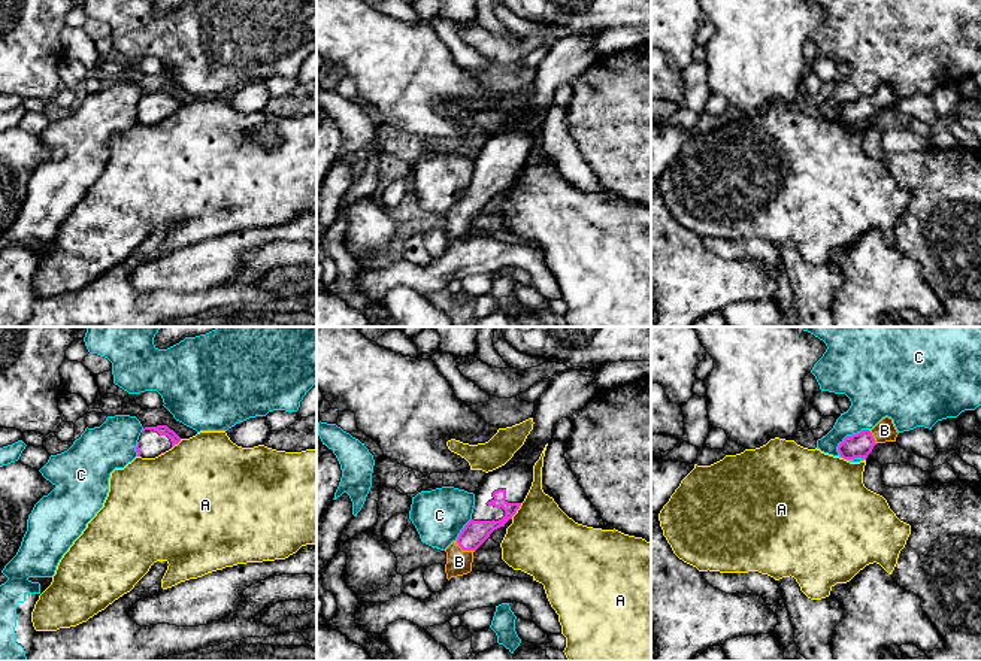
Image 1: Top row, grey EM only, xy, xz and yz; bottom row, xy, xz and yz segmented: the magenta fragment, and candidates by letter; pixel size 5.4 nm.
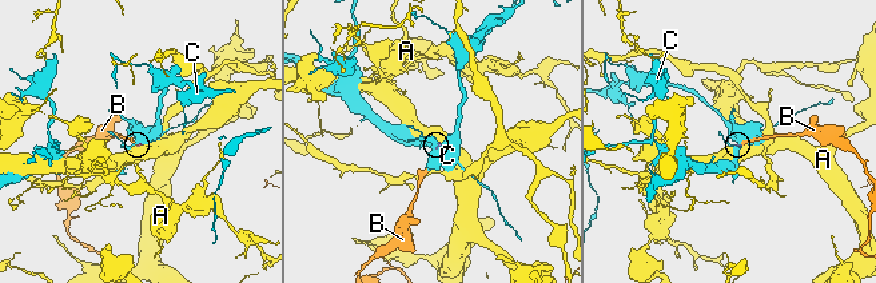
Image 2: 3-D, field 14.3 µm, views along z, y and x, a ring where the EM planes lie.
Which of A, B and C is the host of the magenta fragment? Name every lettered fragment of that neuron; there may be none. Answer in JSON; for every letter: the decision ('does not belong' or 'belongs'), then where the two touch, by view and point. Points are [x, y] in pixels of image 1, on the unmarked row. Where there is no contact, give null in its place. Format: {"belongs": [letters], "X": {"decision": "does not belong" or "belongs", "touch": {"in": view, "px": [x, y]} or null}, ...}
{"belongs": ["B"], "A": {"decision": "does not belong", "touch": {"in": "xz", "px": [517, 175]}}, "B": {"decision": "belongs", "touch": {"in": "xz", "px": [465, 215]}}, "C": {"decision": "does not belong", "touch": {"in": "yz", "px": [848, 102]}}}

